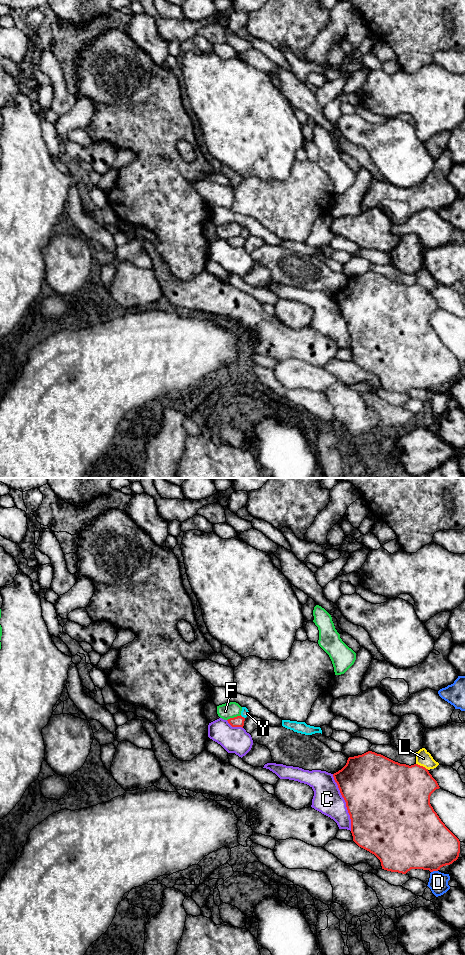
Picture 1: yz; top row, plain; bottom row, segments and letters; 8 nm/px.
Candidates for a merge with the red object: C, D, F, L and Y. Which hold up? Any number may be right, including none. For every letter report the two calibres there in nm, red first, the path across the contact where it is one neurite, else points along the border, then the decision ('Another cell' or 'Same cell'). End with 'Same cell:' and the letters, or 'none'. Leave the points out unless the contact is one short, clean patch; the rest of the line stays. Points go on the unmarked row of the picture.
C: Thickness 500 nm (red) against 240 nm. Another cell
D: Thickness 440 nm (red) against 160 nm. Another cell
F: Thickness 90 nm (red) against 130 nm. Boundary: yz (240, 234), (227, 240). Another cell
L: Thickness 420 nm (red) against 130 nm. Another cell
Y: Thickness 90 nm (red) against 60 nm. Boundary: yz (240, 235), (244, 238). Another cell
Same cell: none

